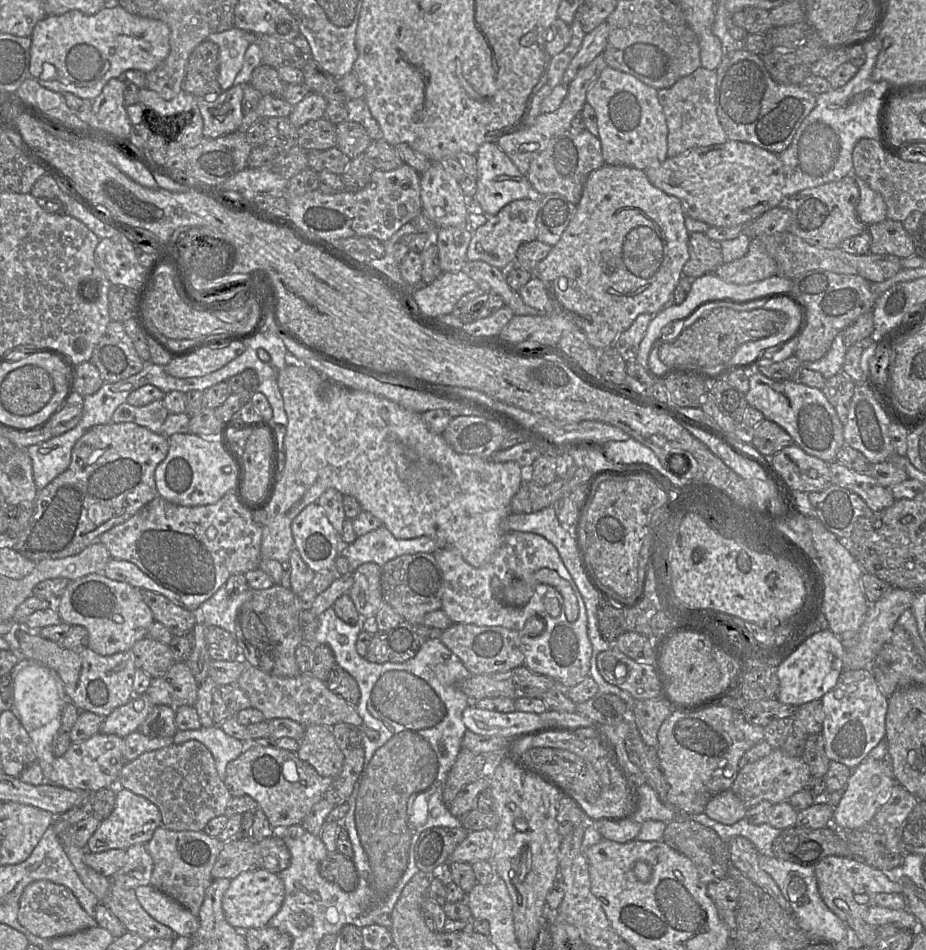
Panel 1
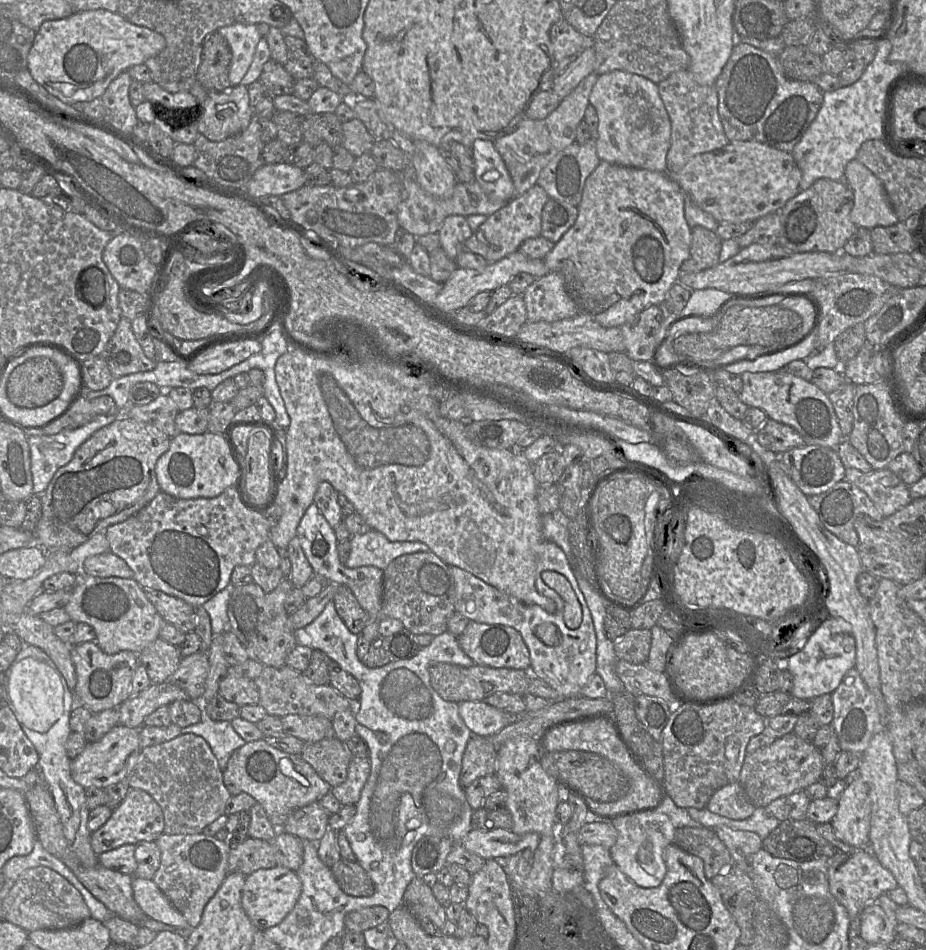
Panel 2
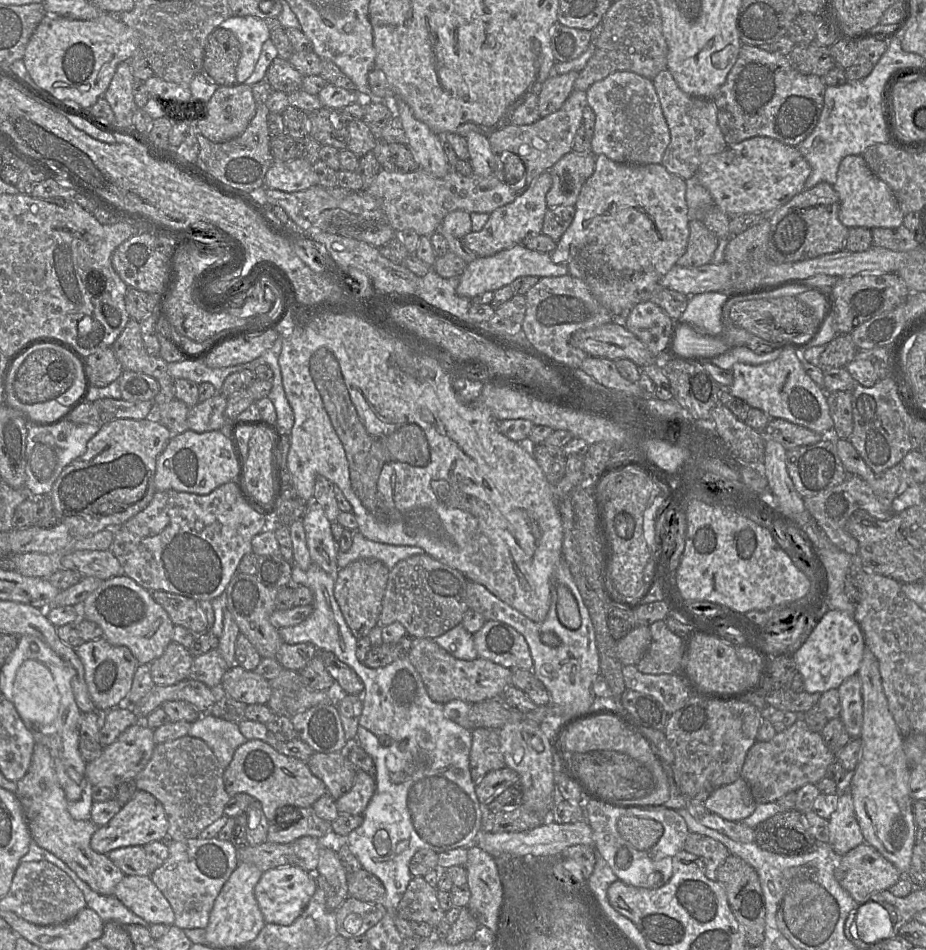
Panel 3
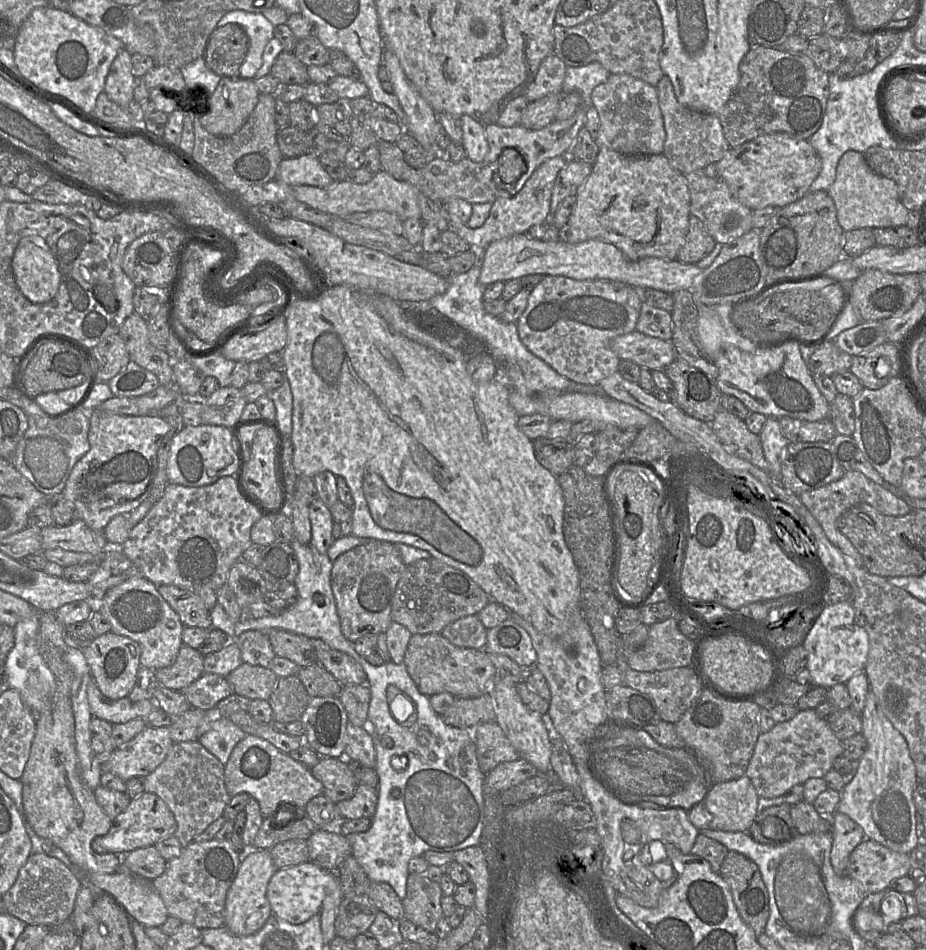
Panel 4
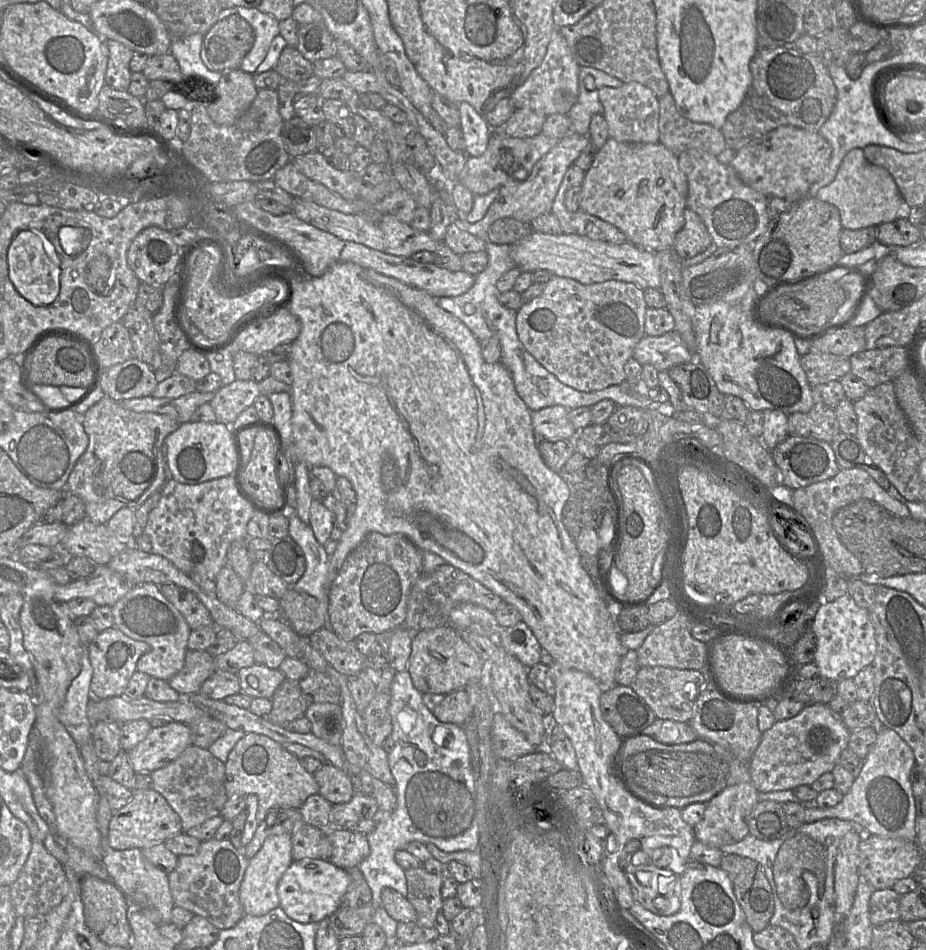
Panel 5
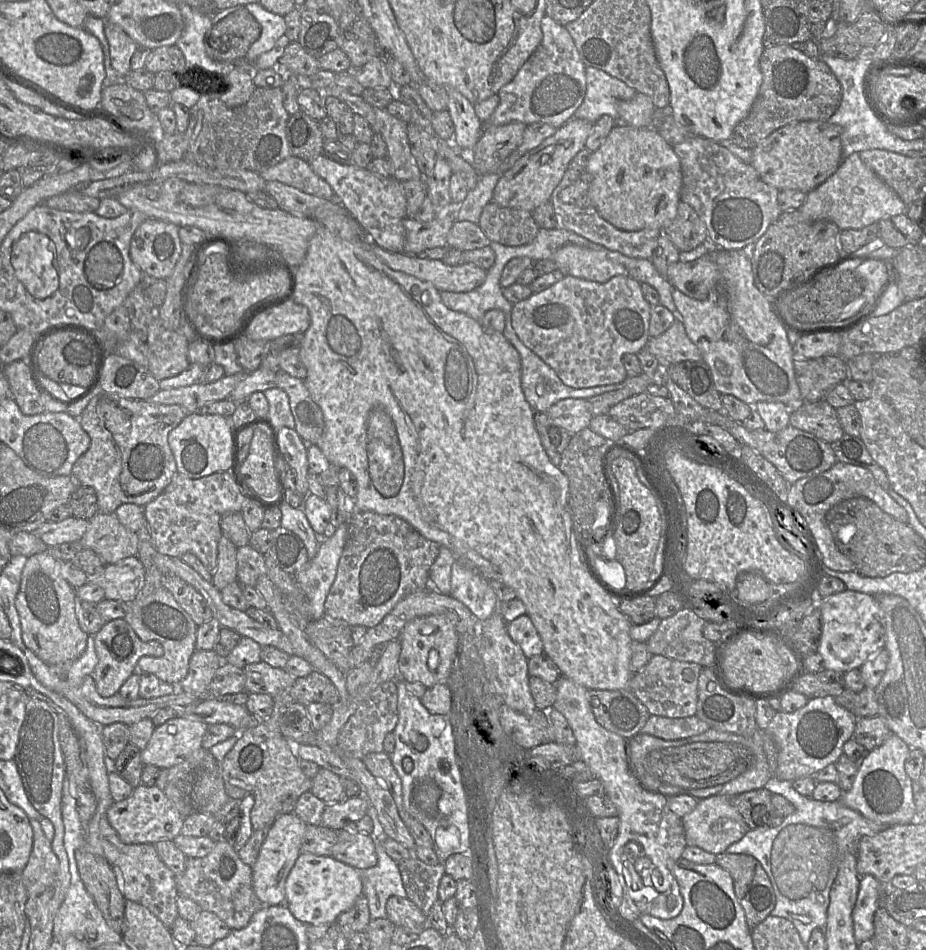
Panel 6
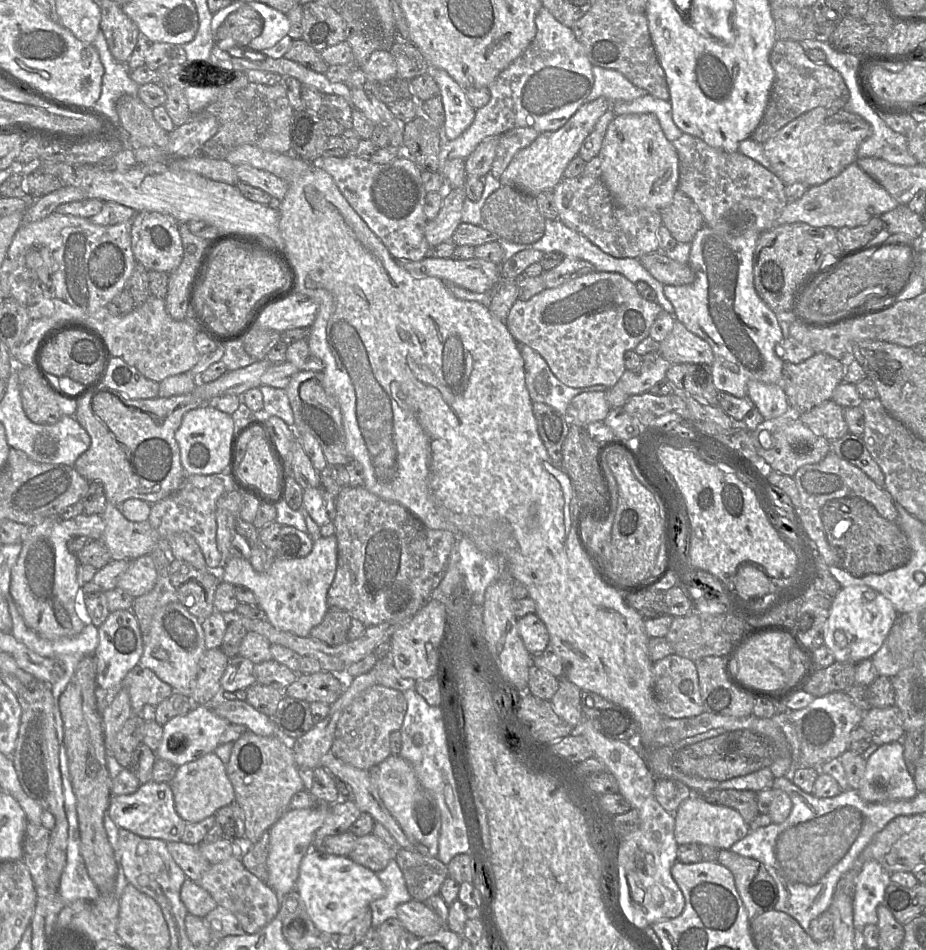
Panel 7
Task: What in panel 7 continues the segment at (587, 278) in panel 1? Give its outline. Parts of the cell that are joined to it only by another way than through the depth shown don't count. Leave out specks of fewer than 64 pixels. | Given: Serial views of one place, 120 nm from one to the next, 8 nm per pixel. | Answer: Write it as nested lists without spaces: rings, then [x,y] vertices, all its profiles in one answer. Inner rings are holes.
[[[654,114],[616,116],[608,125],[597,156],[602,163],[601,179],[619,206],[660,211],[671,203],[678,187],[679,160]]]

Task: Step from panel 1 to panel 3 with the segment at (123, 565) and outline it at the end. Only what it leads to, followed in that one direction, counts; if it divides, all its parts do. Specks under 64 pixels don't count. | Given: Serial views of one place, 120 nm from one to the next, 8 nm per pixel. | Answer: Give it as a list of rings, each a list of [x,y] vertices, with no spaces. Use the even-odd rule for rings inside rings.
[[[81,550],[63,556],[62,569],[79,572],[84,577],[108,580],[124,574],[123,568],[111,550]]]

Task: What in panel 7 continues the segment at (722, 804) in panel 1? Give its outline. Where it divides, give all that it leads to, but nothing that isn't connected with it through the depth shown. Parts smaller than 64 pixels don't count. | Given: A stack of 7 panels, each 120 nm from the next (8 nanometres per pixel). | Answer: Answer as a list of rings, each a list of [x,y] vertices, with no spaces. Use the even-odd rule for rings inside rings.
[[[698,795],[684,800],[674,813],[674,818],[674,834],[678,845],[705,844],[716,847],[719,850],[729,849],[734,843],[743,839],[750,832],[750,826],[744,821],[737,810],[706,802],[698,797]]]

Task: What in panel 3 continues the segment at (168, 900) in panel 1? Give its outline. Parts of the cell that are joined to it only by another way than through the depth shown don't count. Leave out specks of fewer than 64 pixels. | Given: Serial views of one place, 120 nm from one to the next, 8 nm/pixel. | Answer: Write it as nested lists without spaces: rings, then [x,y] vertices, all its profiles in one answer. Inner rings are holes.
[[[124,875],[113,895],[151,925],[174,924],[172,907],[150,876]]]

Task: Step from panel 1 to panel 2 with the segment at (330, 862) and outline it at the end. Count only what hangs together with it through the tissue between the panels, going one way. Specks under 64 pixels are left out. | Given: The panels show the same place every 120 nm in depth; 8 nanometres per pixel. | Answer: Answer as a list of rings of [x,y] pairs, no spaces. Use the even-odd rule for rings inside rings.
[[[341,858],[331,868],[334,878],[342,891],[354,897],[368,897],[375,891],[375,885],[357,861]]]

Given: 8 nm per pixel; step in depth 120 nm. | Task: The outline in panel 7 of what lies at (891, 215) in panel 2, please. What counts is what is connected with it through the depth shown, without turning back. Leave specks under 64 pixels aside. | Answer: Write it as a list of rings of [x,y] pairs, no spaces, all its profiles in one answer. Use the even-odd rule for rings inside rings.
[[[854,162],[836,177],[820,185],[808,187],[800,199],[787,203],[775,221],[775,226],[803,222],[812,227],[856,227],[867,223],[872,217],[895,209],[898,205],[883,186]]]

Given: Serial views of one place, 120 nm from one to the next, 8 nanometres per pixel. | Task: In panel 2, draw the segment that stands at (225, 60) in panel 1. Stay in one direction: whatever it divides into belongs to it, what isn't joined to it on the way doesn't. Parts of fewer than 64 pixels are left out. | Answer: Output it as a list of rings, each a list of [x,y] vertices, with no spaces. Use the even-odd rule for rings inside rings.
[[[238,22],[219,28],[217,31],[227,40],[232,50],[228,77],[231,86],[237,86],[246,75],[262,36],[256,25]]]

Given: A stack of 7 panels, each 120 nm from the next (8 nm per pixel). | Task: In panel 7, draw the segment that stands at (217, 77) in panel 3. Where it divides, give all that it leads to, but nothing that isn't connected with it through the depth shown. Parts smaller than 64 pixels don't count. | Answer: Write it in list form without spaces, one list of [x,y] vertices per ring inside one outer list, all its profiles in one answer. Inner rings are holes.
[[[244,4],[228,15],[218,27],[215,45],[224,51],[234,46],[247,47],[263,31],[261,15],[249,4]]]

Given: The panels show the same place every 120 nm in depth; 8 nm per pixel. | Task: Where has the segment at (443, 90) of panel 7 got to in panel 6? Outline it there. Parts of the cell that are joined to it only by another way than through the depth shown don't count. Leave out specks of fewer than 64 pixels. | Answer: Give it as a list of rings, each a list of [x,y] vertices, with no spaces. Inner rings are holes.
[[[454,88],[446,90],[448,94],[446,110],[455,127],[452,142],[463,151],[472,151],[484,130],[484,123],[479,120],[474,105],[464,95]]]

